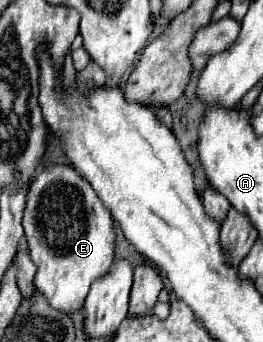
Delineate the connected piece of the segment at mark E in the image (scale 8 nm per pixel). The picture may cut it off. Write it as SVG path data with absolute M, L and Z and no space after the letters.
M69 164L43 168L31 182L23 228L29 256L37 266L37 290L55 310L65 314L81 310L91 284L103 278L115 260L115 224L91 184Z

